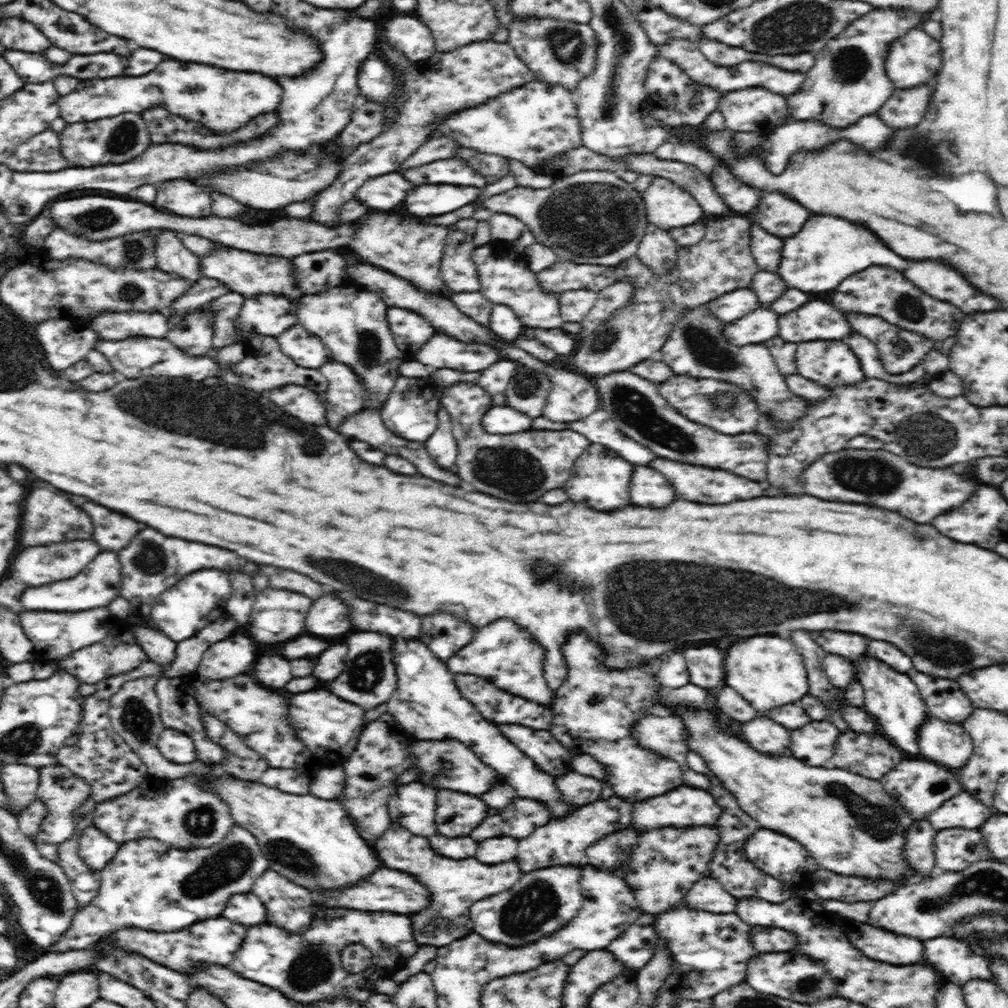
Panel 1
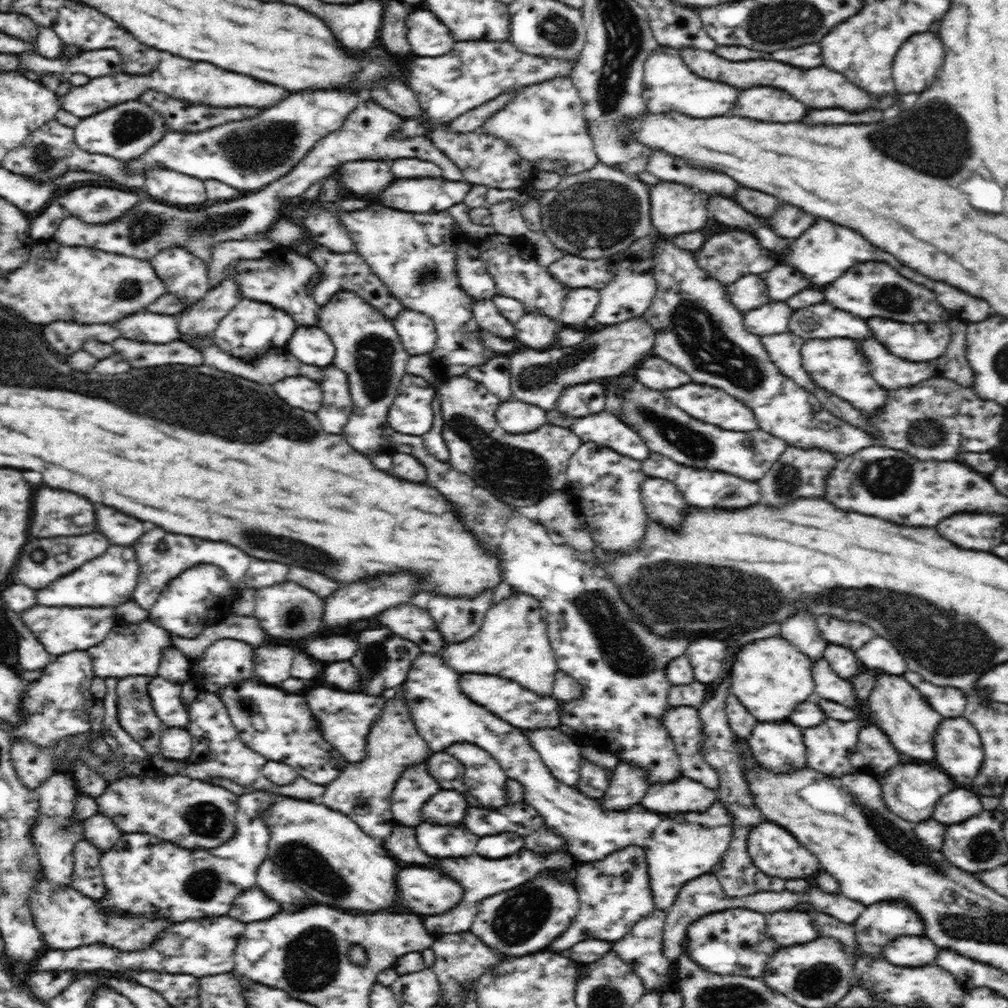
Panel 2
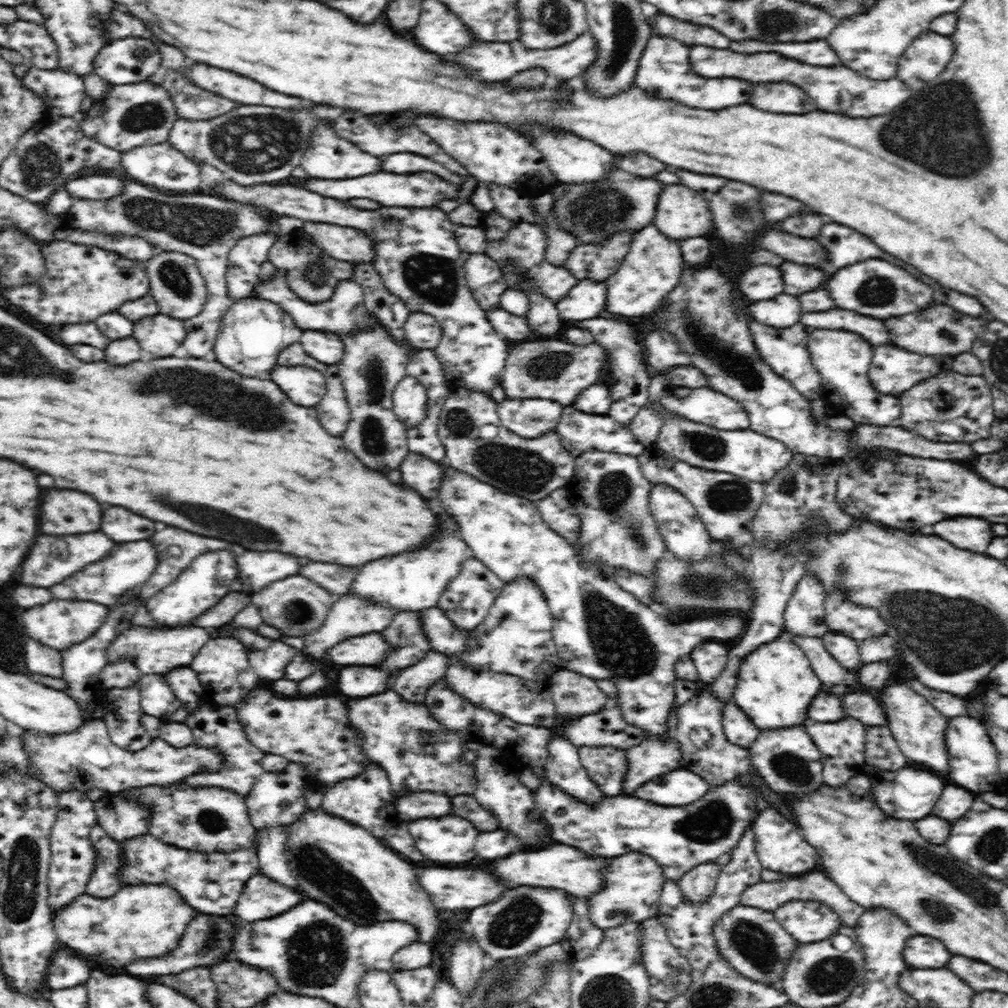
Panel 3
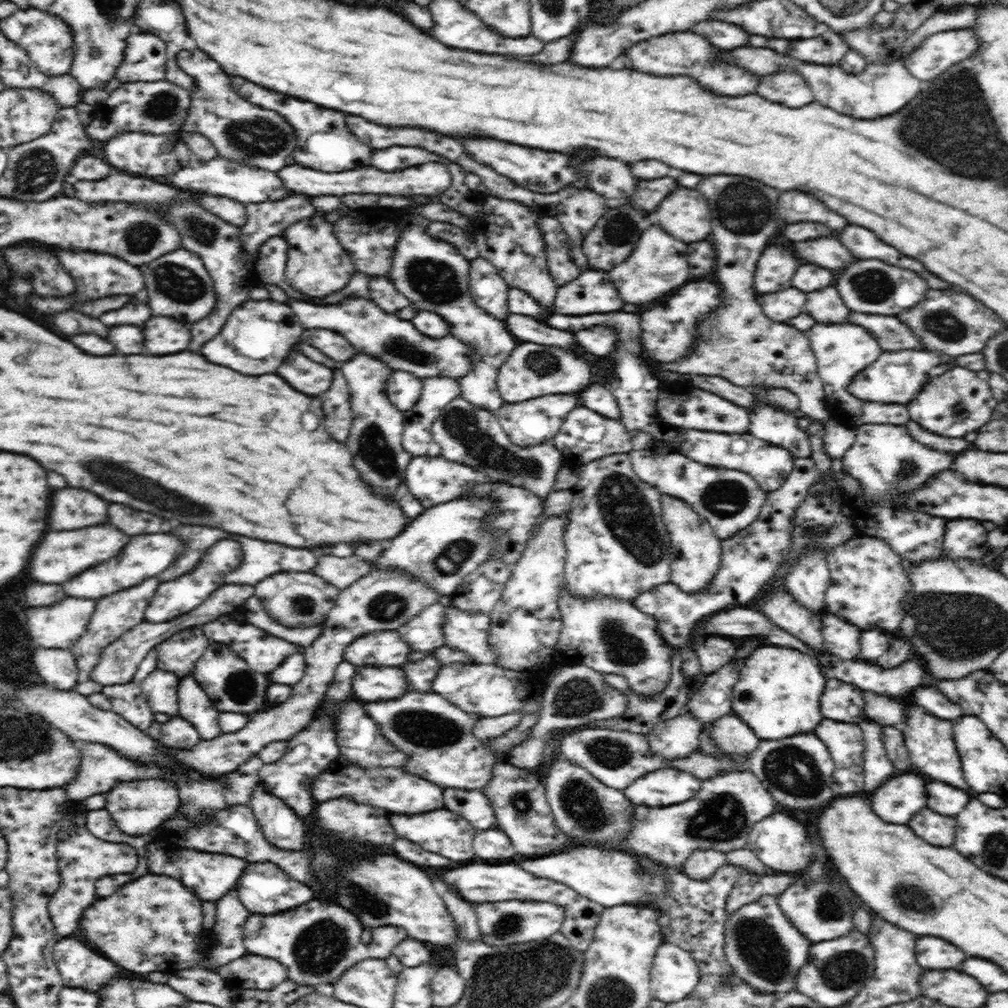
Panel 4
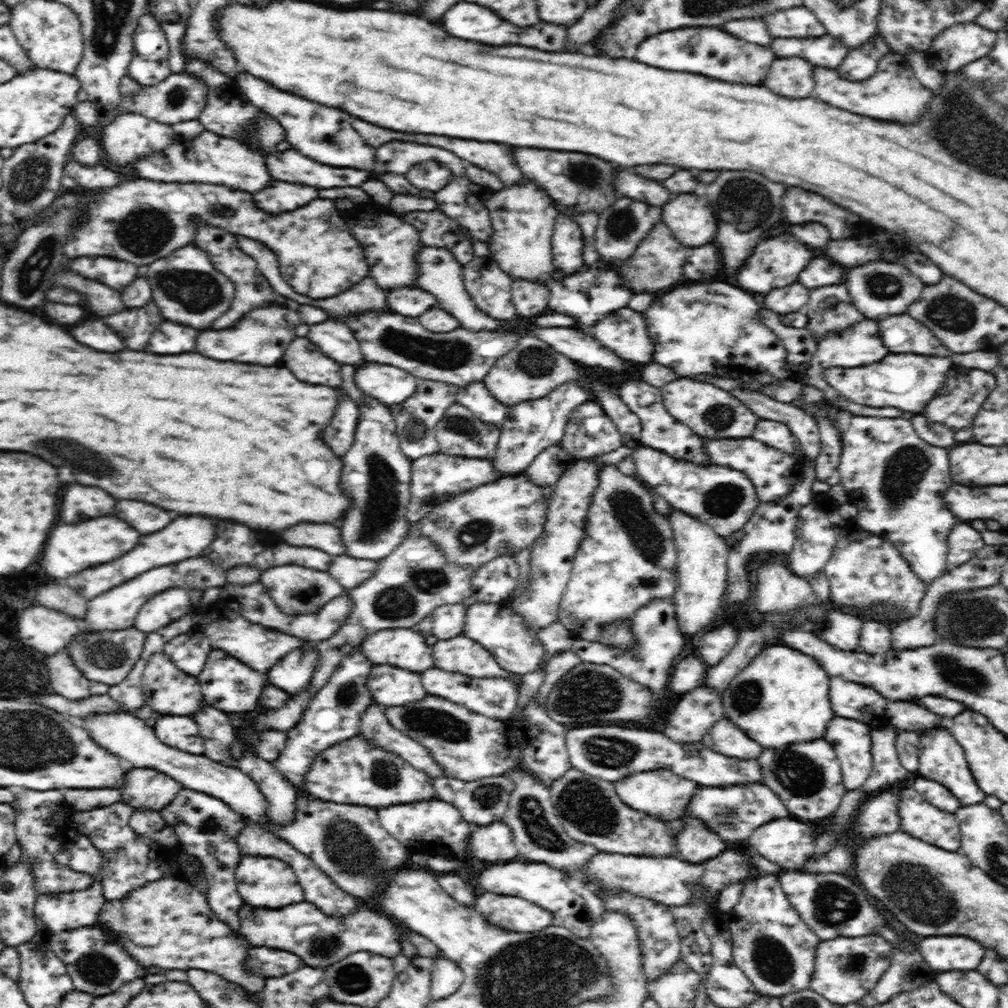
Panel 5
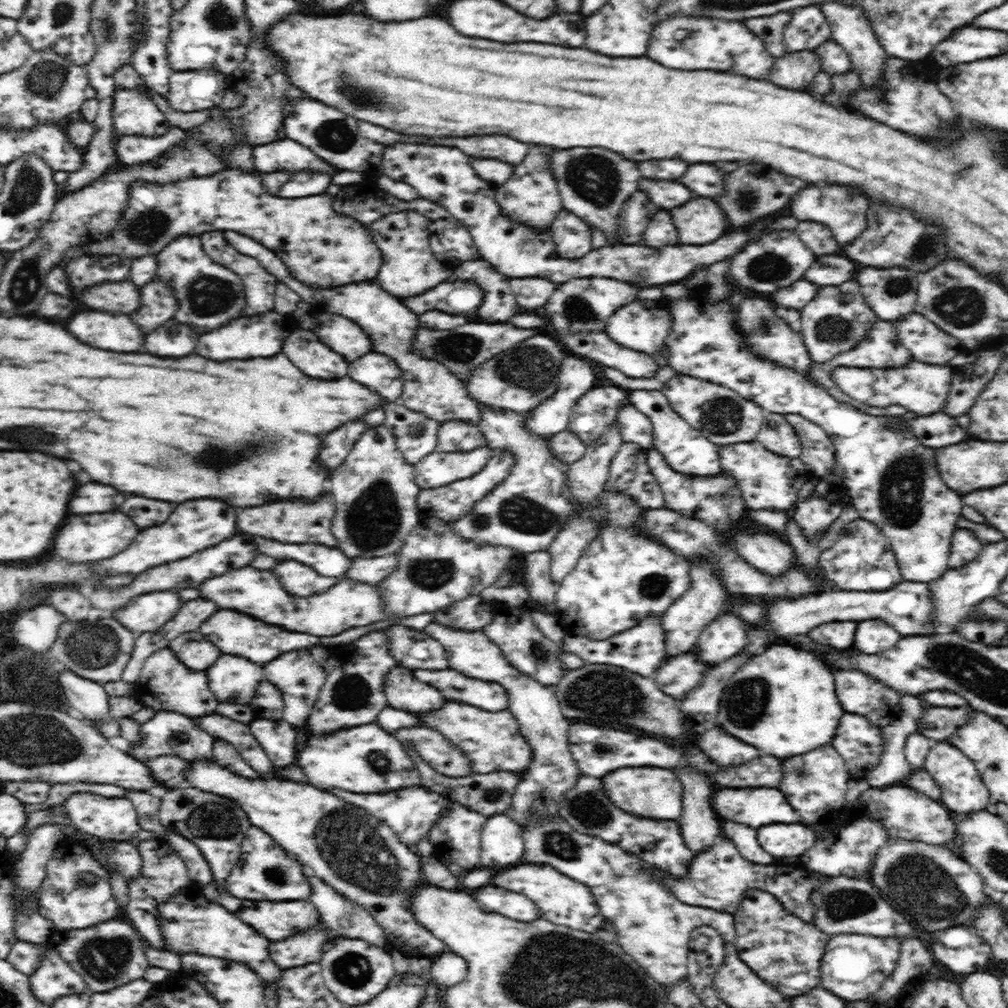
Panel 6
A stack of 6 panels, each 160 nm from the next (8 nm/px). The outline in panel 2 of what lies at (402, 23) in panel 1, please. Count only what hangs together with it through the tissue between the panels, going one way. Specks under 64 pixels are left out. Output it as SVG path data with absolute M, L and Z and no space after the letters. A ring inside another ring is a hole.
M417 7L418 12L408 16L408 42L416 56L442 56L454 48L452 31L442 24L430 10Z

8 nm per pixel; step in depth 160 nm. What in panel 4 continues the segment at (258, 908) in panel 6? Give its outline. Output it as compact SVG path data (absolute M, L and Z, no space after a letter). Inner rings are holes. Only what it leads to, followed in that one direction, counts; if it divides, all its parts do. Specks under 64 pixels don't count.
M310 900L276 916L248 916L244 926L244 946L248 954L273 958L287 968L288 979L296 984L334 984L353 964L368 958L386 959L401 940L408 937L403 928L380 926L364 928L361 920L342 906L328 906Z

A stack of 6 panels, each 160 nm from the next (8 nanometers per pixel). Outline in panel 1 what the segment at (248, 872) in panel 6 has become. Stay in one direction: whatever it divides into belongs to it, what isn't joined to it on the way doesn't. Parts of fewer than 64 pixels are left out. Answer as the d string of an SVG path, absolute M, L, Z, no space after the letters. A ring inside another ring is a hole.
M242 894L232 896L232 900L228 900L228 908L222 916L244 926L256 926L266 920L266 908L254 894Z

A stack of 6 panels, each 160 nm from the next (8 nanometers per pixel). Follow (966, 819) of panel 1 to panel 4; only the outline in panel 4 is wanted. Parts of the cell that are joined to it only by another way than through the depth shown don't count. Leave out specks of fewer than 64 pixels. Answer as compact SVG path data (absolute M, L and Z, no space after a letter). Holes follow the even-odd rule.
M929 781L928 784L928 806L934 812L940 812L944 816L956 816L962 812L962 808L968 804L972 796L964 790L954 788L940 781Z

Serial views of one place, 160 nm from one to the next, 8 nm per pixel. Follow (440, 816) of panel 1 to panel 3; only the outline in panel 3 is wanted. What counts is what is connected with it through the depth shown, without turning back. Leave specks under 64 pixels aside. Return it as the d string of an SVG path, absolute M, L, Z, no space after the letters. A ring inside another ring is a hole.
M414 792L394 797L394 807L402 820L440 818L452 814L452 801L440 792Z

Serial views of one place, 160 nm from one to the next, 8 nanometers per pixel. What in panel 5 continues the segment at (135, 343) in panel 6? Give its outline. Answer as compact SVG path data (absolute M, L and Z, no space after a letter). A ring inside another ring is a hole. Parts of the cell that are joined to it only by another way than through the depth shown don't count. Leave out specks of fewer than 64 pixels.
M88 320L88 322L72 328L70 332L80 344L86 344L86 346L98 350L98 352L124 350L124 342L100 320Z

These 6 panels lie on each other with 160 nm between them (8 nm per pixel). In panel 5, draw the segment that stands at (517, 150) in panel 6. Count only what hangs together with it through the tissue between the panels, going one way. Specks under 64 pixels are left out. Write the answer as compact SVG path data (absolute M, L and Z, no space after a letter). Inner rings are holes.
M432 136L430 146L446 148L446 150L454 152L458 158L468 160L468 162L476 164L478 168L495 174L505 187L520 184L520 180L523 178L518 165L512 160L514 148L510 148L506 144Z

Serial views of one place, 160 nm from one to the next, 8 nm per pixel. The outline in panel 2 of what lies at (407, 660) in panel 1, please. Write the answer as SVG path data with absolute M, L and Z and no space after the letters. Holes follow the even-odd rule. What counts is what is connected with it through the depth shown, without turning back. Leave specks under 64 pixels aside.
M422 651L418 658L412 663L412 668L408 671L403 689L403 699L410 710L410 717L414 723L416 731L422 739L429 745L433 753L442 752L451 747L452 744L469 743L476 744L486 750L496 762L500 764L506 777L509 780L520 782L524 787L524 798L530 800L530 804L542 814L546 820L546 826L550 826L554 832L562 834L568 842L566 846L570 848L570 855L578 862L596 863L603 860L606 856L620 851L630 846L638 846L645 851L646 863L648 863L648 874L651 893L655 901L655 908L666 912L669 906L674 904L680 889L692 878L702 876L710 872L714 864L718 864L728 849L729 842L732 840L733 826L729 810L716 800L706 812L672 812L670 815L648 812L641 803L630 806L628 810L604 810L603 804L599 799L590 798L580 793L575 787L567 786L556 779L550 769L543 763L542 758L532 745L526 740L527 732L518 732L518 728L506 724L498 716L490 714L488 710L480 708L460 688L459 678L461 673L446 666L446 662L440 654L432 654Z

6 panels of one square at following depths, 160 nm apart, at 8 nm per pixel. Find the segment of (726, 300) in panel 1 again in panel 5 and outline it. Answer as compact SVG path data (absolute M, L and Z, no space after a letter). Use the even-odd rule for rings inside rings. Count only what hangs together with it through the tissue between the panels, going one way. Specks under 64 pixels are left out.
M778 236L778 238L770 238L760 242L754 248L754 254L750 256L750 260L746 262L746 266L738 272L736 282L740 284L740 288L744 291L752 290L754 294L760 292L766 295L767 292L774 288L784 288L792 282L796 282L796 276L808 266L808 262L814 258L814 252L808 250L804 244L800 244L794 236Z

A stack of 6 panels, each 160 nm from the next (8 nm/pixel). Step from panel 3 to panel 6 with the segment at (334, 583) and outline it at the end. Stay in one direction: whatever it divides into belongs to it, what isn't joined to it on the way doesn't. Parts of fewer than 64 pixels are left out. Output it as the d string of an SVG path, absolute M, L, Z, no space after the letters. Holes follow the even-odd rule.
M396 554L376 558L353 558L351 567L345 572L348 580L377 585L398 566Z

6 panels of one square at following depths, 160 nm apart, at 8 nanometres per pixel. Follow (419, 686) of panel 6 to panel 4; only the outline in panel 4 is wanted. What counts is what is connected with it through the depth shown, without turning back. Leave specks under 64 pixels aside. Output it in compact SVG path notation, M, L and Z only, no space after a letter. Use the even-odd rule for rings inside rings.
M376 666L376 668L358 668L352 679L353 696L376 702L378 700L392 700L411 692L404 670Z

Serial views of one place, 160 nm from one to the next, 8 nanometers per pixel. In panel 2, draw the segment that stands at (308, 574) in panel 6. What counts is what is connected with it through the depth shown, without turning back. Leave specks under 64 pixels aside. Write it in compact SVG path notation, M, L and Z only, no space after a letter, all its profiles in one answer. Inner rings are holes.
M292 582L274 584L270 588L260 588L256 592L254 616L258 618L264 632L274 638L304 638L304 636L318 631L323 623L322 612L324 612L322 598L318 598L314 592L310 592L298 584L292 584Z

